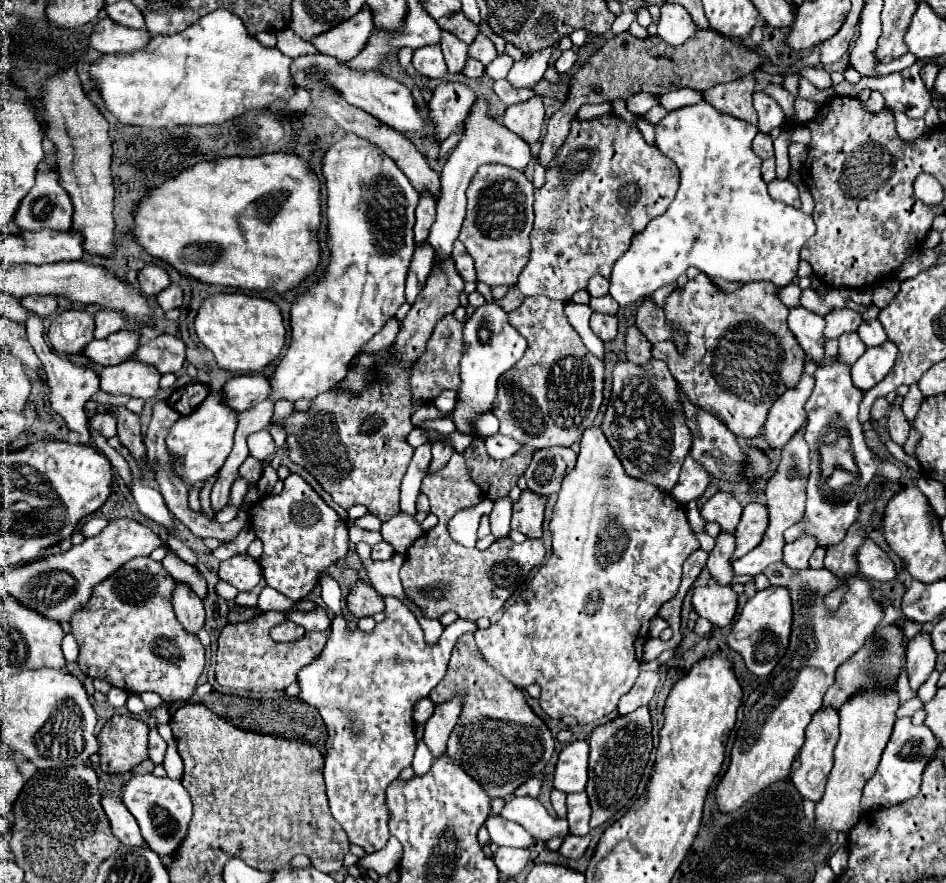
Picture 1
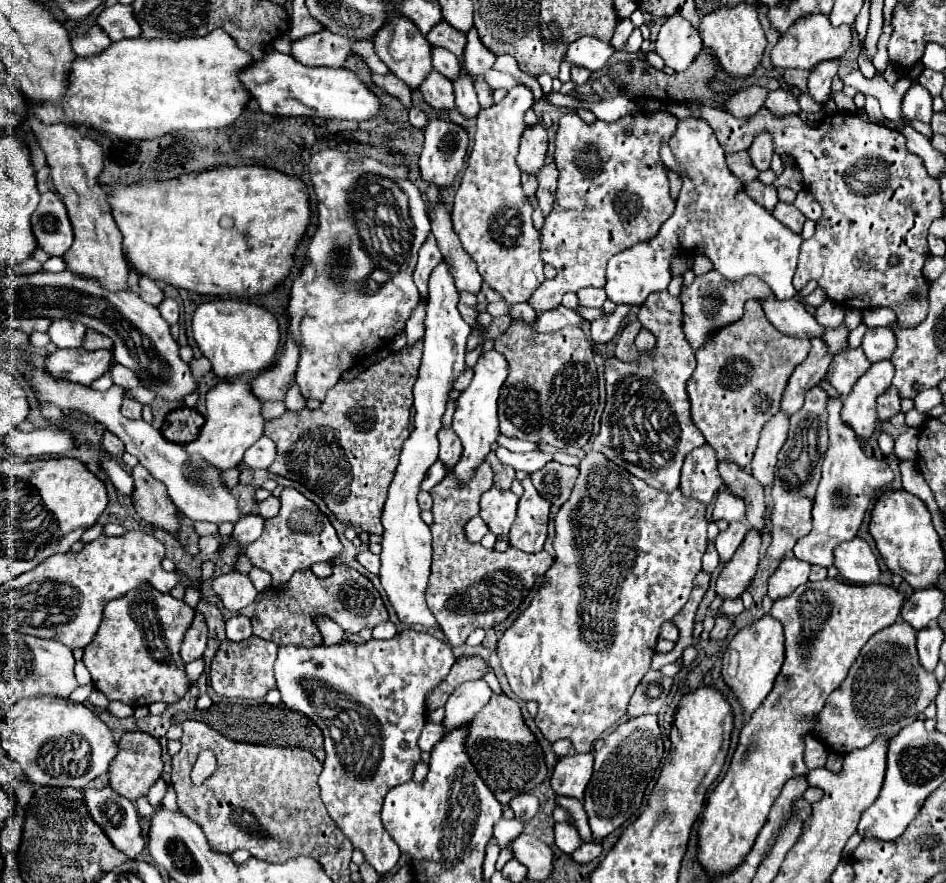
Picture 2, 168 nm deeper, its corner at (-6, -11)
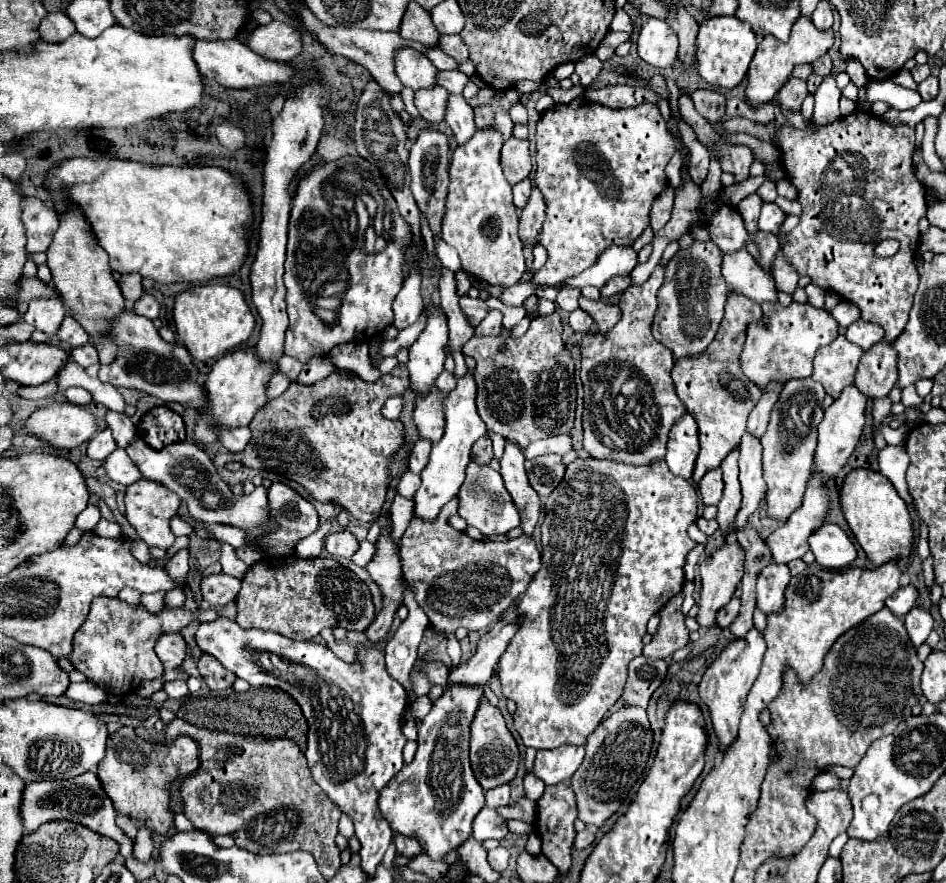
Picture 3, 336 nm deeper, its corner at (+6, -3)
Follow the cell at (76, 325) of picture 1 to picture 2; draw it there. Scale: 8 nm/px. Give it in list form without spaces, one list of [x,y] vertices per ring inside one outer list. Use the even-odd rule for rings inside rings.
[[[54,319],[48,335],[60,349],[78,349],[86,339],[86,327],[70,319]]]

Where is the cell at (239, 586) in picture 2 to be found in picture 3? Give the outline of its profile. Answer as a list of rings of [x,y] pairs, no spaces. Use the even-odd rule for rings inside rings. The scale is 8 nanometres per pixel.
[[[218,573],[202,579],[202,597],[214,607],[222,607],[234,601],[238,589],[240,589],[240,579],[230,577],[226,573]]]

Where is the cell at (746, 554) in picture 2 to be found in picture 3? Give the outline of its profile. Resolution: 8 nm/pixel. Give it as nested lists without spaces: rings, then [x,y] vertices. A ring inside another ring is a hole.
[[[726,543],[700,563],[702,591],[696,621],[708,629],[716,625],[716,613],[730,603],[736,585],[744,575],[744,551],[736,543]]]

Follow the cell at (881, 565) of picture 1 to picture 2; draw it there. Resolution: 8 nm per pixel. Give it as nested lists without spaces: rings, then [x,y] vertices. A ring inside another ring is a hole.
[[[856,537],[852,541],[846,541],[834,549],[834,565],[842,573],[840,577],[850,581],[850,583],[876,583],[878,577],[882,575],[878,567],[878,559],[872,553],[870,545]]]

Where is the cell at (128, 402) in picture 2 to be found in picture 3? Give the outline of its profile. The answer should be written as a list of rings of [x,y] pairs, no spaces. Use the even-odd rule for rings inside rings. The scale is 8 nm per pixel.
[[[108,411],[106,415],[106,425],[112,429],[114,433],[114,441],[118,449],[126,449],[130,445],[130,441],[134,441],[136,435],[136,427],[132,425],[130,417],[126,413],[114,413]]]

